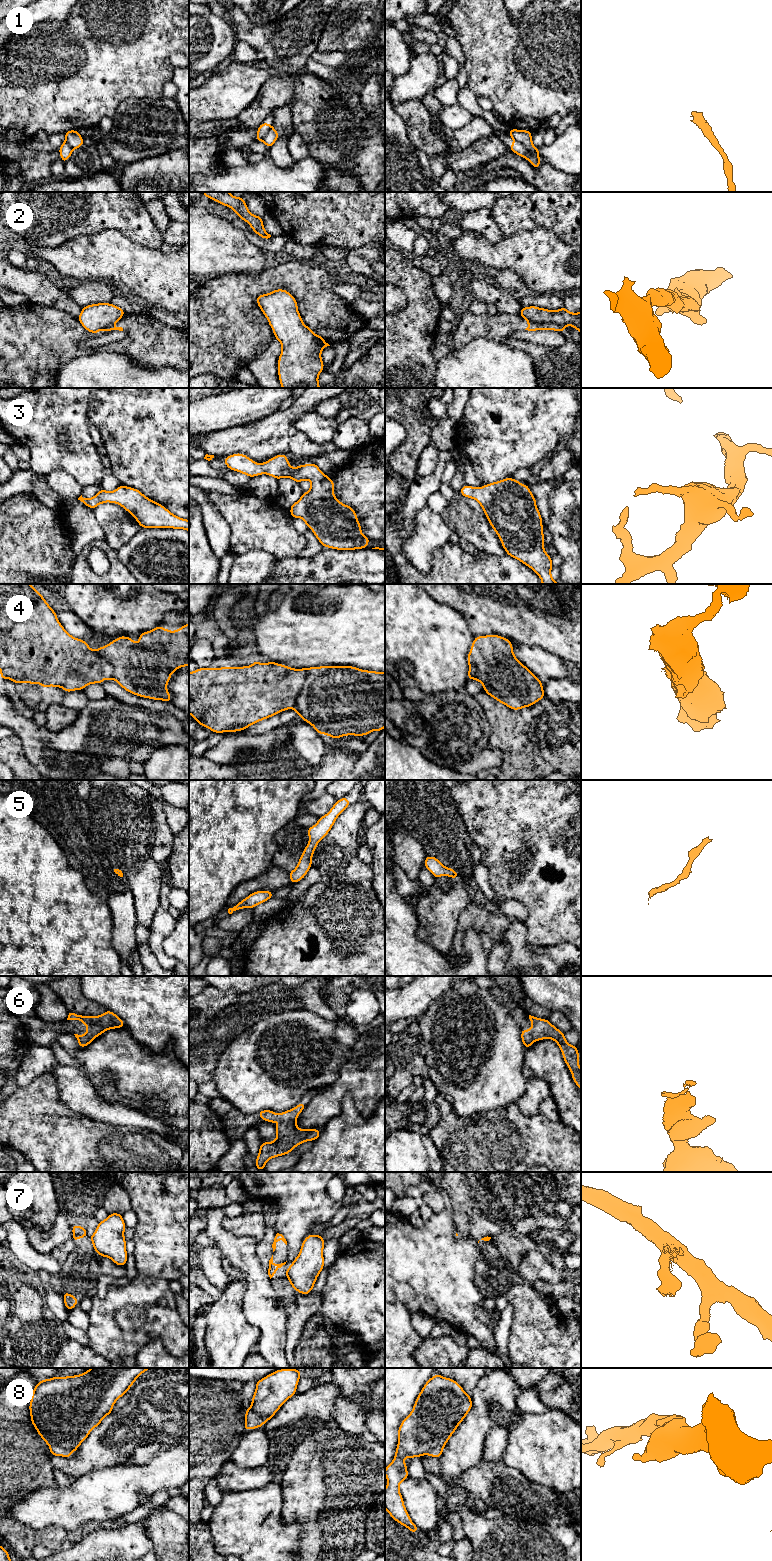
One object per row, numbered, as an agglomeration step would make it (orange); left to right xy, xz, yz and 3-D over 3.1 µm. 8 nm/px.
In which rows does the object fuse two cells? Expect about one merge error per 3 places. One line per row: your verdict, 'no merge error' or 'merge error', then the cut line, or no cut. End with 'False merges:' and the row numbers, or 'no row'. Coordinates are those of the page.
1: merge error; cut in yz along (514, 139), (528, 149), (538, 153)
2: merge error; cut in yz along (528, 320), (555, 322), (563, 328)
3: no merge error; no cut
4: merge error; cut in xz along (307, 668), (307, 676), (293, 707)
5: no merge error; no cut
6: no merge error; no cut
7: merge error; cut in xz along (287, 1269), (288, 1277)
8: merge error; cut in xy along (49, 1444), (55, 1444), (74, 1451)
False merges: 1, 2, 4, 7, 8

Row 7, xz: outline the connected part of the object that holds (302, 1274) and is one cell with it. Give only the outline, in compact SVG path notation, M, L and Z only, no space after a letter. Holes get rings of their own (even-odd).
M310 1234L302 1242L301 1250L288 1268L288 1280L295 1291L309 1294L324 1268L325 1240L321 1235Z

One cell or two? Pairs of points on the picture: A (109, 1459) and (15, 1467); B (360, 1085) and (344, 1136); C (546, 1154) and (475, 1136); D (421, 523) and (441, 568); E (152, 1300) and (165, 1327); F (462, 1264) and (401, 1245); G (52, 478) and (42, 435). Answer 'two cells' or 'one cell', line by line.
A: two cells
B: two cells
C: one cell
D: two cells
E: one cell
F: one cell
G: two cells

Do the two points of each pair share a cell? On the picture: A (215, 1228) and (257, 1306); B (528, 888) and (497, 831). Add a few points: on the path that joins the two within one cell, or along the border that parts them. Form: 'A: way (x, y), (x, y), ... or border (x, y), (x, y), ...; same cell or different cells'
A: way (231, 1247), (256, 1277), (257, 1287); same cell
B: way (509, 889), (500, 850); same cell

